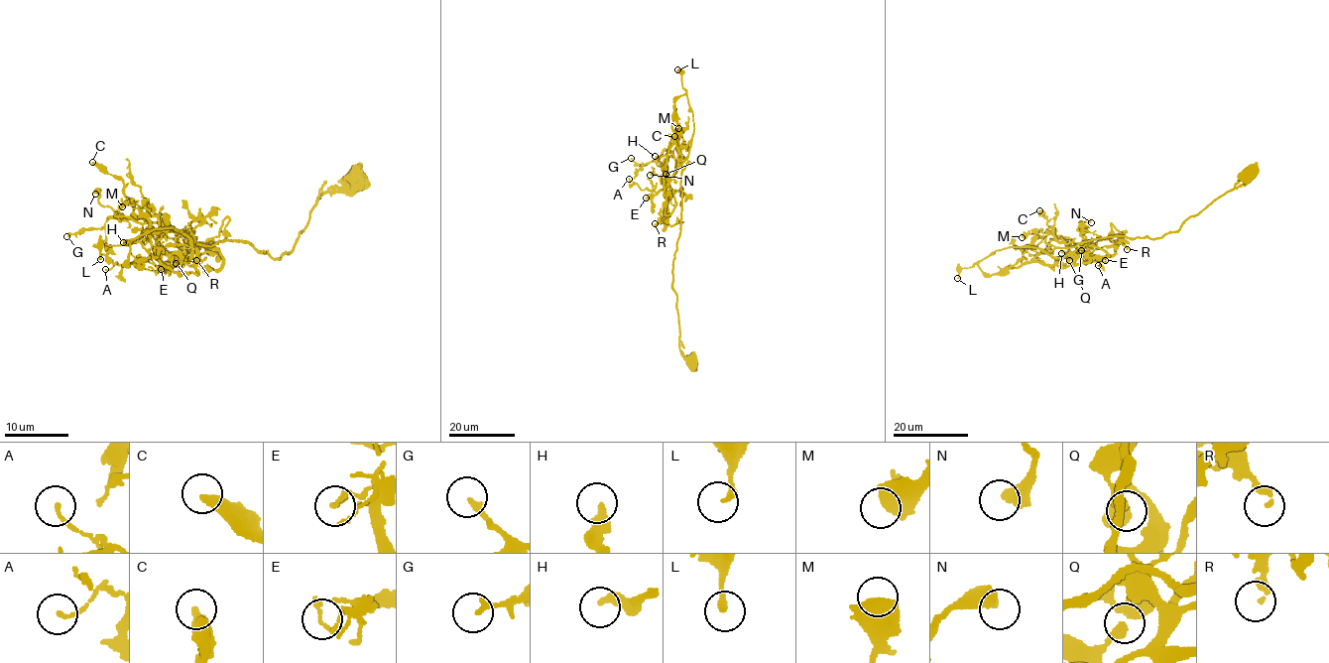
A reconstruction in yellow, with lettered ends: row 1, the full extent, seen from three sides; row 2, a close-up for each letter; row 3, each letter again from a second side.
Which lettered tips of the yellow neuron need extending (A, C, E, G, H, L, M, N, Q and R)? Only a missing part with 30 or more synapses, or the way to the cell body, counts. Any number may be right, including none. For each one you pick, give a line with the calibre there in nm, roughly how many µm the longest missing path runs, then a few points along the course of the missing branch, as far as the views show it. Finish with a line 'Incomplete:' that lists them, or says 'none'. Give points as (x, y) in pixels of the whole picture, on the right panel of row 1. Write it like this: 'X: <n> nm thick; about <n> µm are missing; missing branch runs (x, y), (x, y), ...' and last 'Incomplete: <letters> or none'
Incomplete: none

